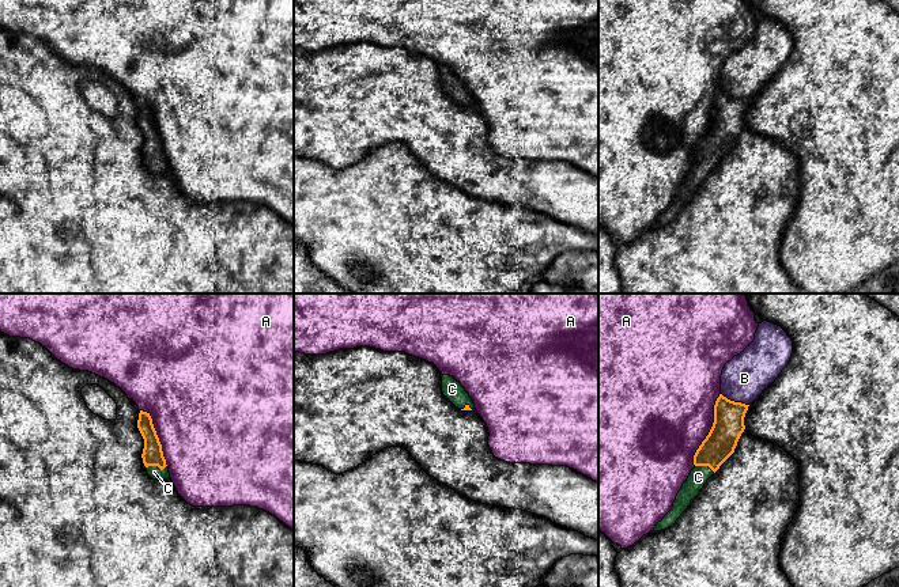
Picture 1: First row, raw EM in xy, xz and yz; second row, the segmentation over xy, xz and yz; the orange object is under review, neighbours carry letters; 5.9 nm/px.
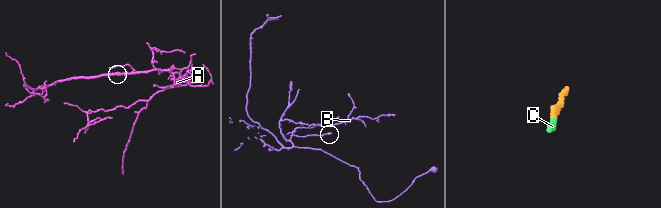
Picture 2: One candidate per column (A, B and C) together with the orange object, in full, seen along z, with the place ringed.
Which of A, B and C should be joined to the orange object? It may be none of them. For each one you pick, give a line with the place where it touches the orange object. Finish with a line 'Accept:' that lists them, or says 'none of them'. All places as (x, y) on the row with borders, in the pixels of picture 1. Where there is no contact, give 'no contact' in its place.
C: meets orange in xy at (155, 465)
Accept: C

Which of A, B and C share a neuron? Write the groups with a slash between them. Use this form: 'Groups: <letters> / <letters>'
Groups: A / B / C

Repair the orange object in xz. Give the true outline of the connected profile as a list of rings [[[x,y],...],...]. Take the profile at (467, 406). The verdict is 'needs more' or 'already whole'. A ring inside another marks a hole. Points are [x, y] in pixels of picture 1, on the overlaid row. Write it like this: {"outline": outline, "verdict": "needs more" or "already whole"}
{"outline": [[[450,375],[442,376],[442,393],[443,395],[458,409],[472,410],[475,404],[465,389]]], "verdict": "needs more"}

